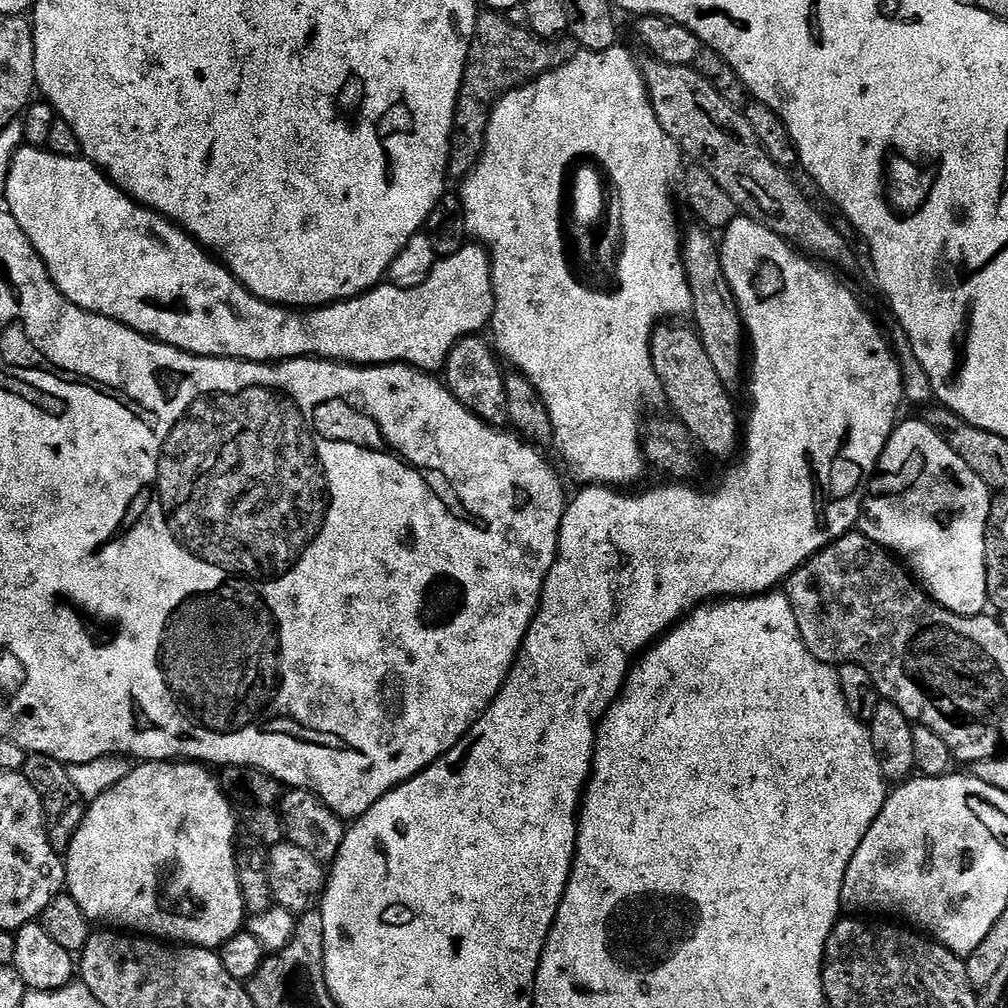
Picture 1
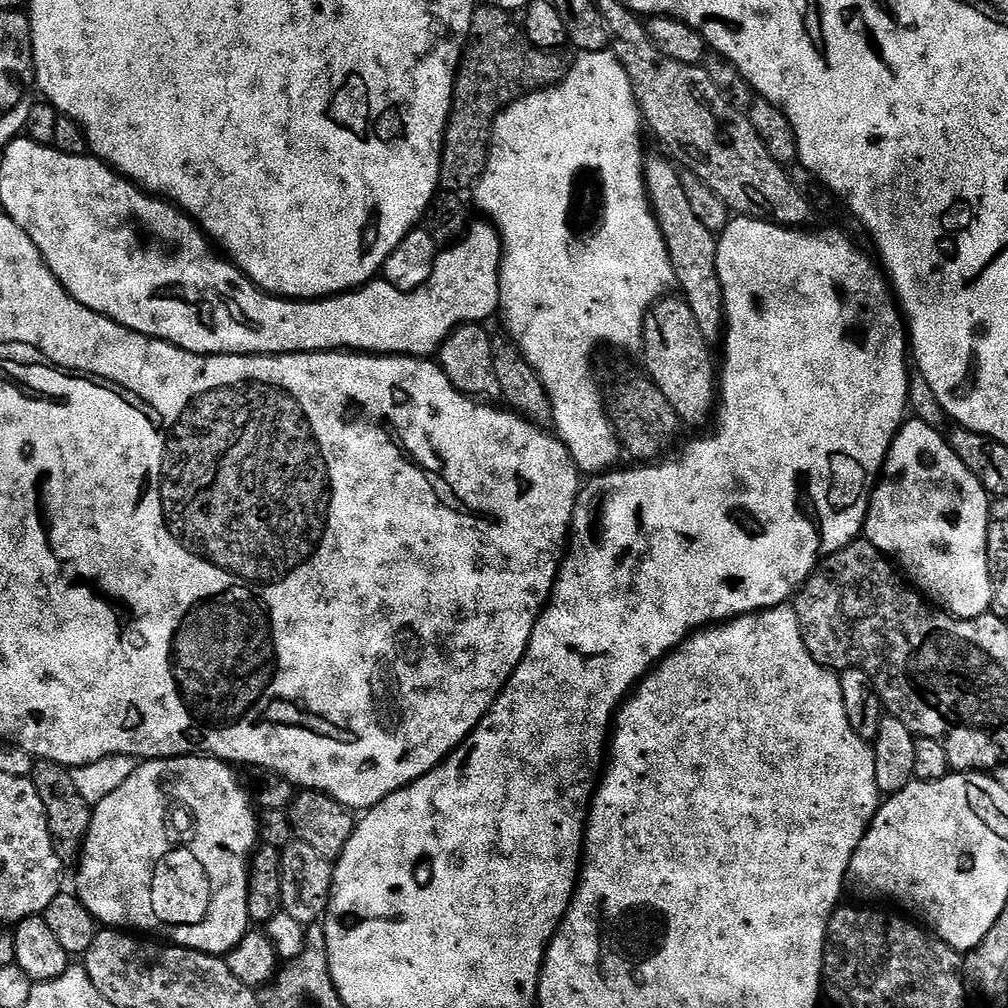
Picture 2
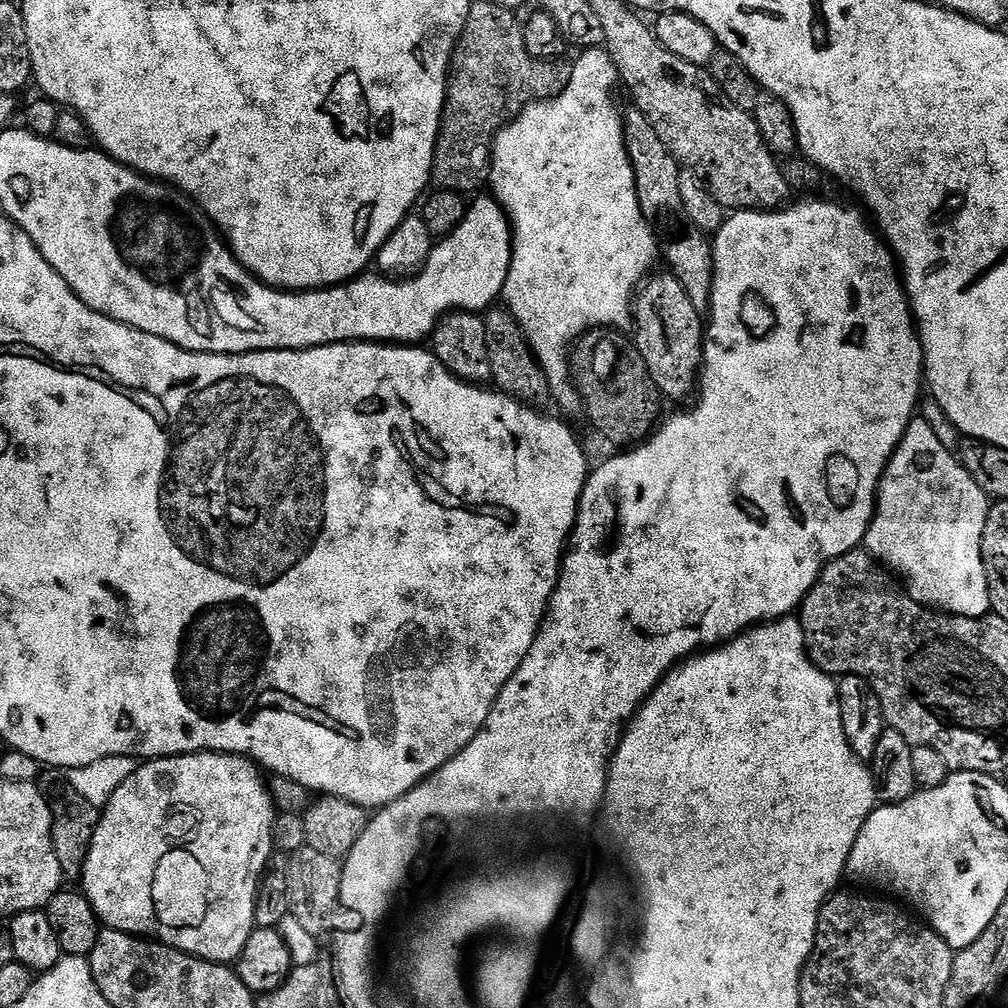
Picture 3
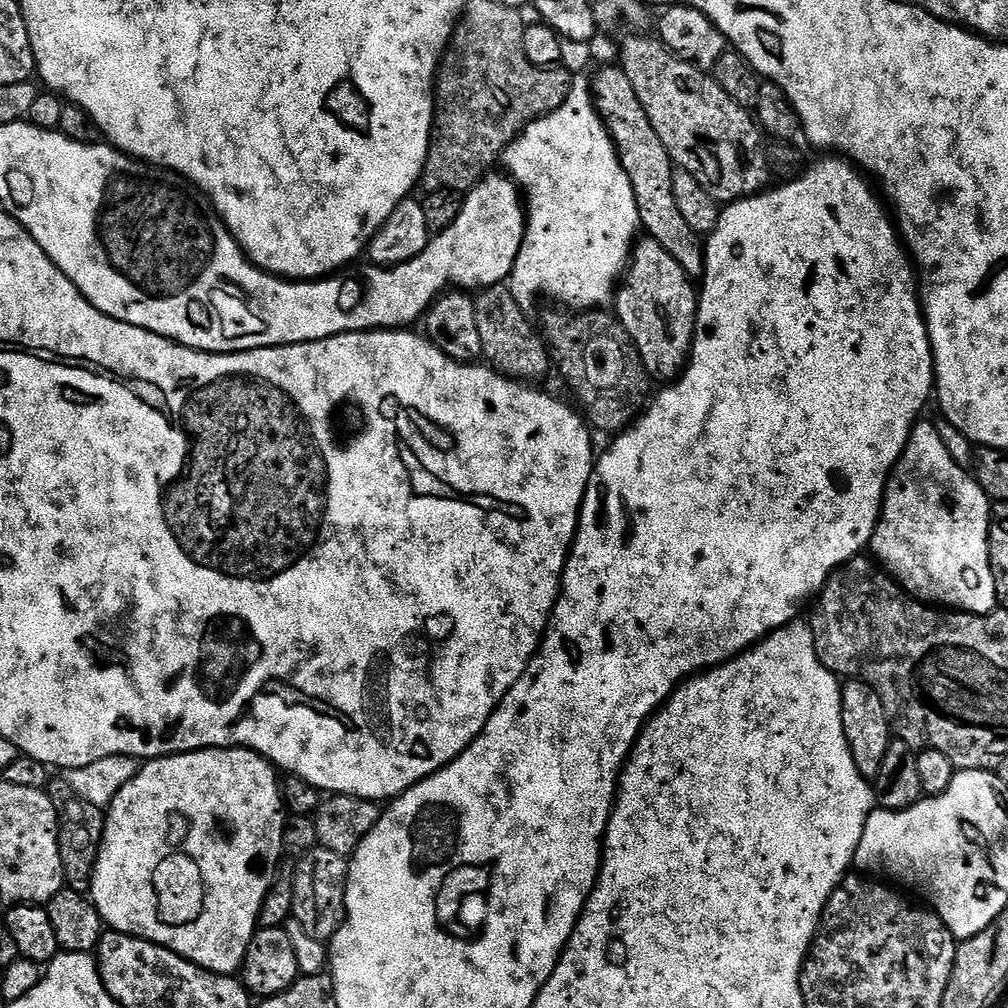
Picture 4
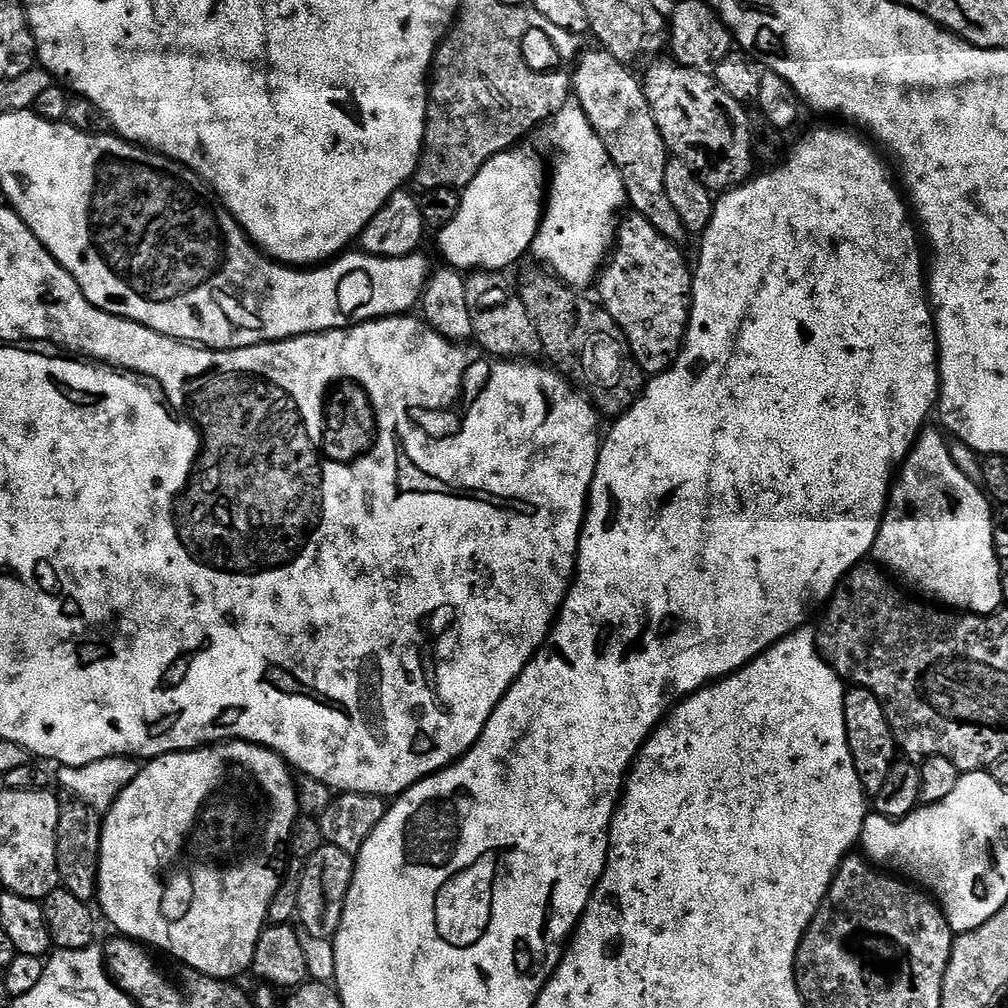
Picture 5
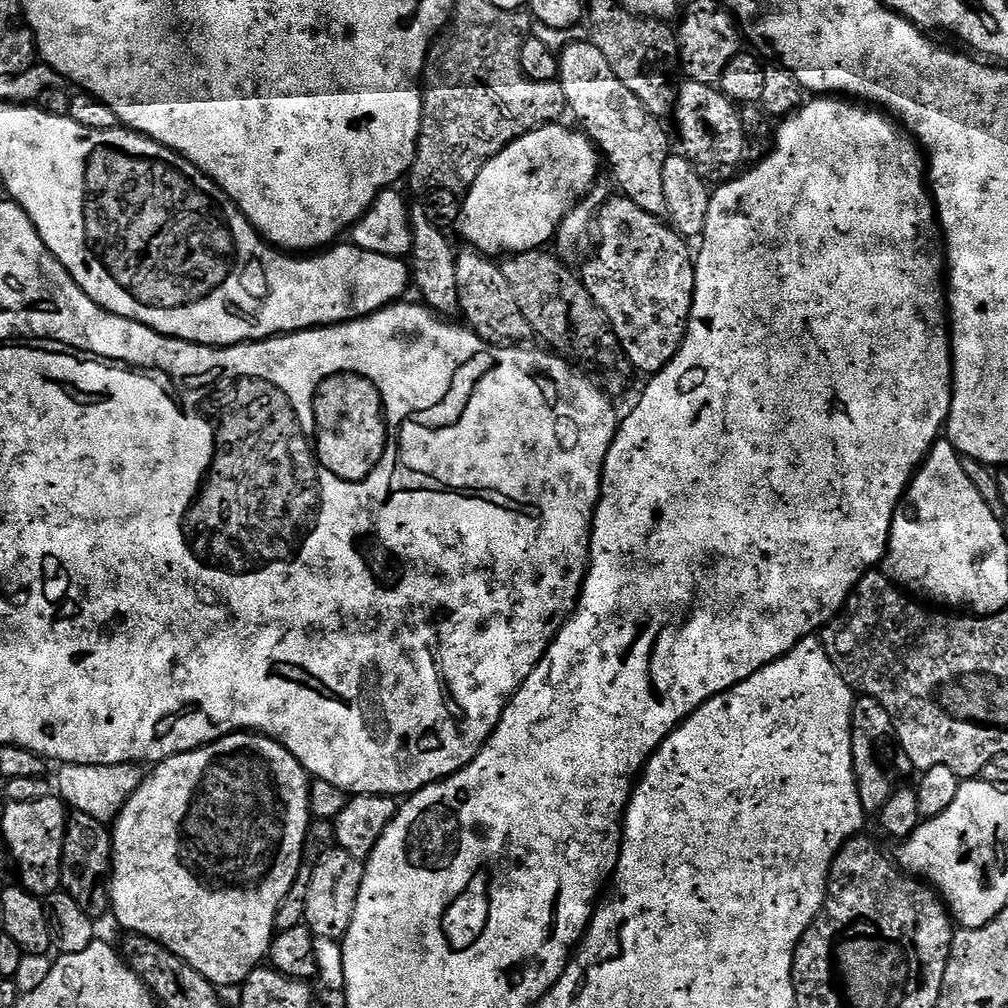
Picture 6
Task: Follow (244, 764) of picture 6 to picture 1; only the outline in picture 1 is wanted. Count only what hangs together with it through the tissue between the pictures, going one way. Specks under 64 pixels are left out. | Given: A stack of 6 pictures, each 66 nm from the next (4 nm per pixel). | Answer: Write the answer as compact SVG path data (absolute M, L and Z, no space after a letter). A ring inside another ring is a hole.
M140 762L133 767L130 774L126 774L126 778L122 778L122 782L118 782L118 786L110 786L106 794L87 805L82 822L66 853L66 892L74 898L74 902L78 902L78 906L82 906L89 920L100 926L115 926L132 934L143 934L165 942L179 942L184 946L213 950L219 950L245 927L246 913L236 869L238 816L232 813L233 801L224 791L219 779L207 771L211 772L200 762Z

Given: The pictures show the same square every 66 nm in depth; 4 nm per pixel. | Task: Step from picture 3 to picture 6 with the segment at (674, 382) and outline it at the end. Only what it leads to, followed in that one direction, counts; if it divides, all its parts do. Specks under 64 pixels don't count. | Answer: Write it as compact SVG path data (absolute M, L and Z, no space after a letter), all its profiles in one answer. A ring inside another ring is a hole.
M616 194L613 200L606 201L601 208L598 208L594 216L594 232L600 235L600 245L597 246L596 253L584 264L582 279L586 290L590 294L590 298L594 298L598 310L602 310L606 314L606 318L612 327L611 333L616 338L619 351L624 353L624 357L631 362L633 369L637 373L648 372L647 374L655 374L660 372L676 357L678 350L682 346L682 342L688 334L688 319L692 313L694 290L696 289L696 261L693 249L688 249L689 241L673 230L671 224L654 214L646 214L646 210L634 206L634 202L630 202L622 194Z

